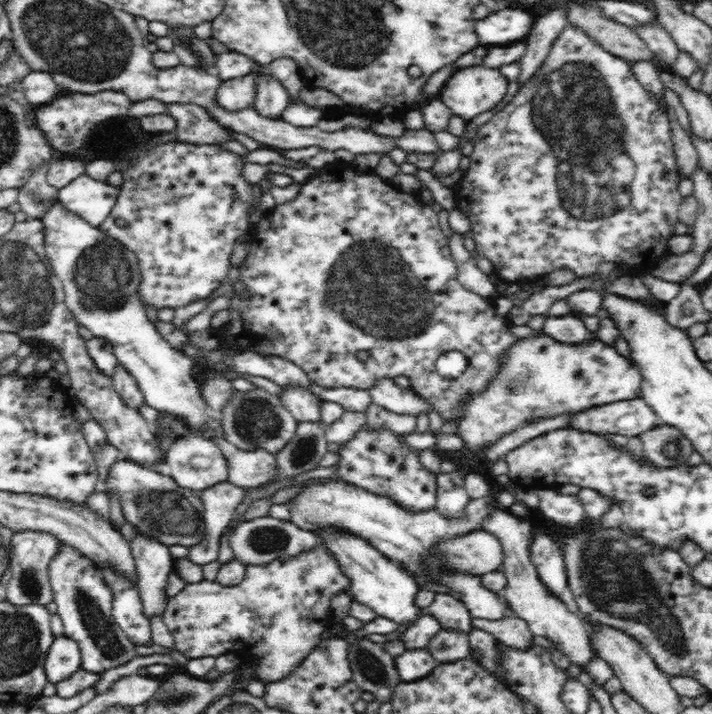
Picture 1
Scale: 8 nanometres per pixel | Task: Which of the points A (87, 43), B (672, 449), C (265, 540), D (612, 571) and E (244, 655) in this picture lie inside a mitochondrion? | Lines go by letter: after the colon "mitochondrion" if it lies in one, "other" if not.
A: mitochondrion
B: mitochondrion
C: mitochondrion
D: mitochondrion
E: other

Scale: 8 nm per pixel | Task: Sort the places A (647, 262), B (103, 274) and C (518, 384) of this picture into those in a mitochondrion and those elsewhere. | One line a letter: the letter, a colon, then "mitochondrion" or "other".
A: other
B: mitochondrion
C: mitochondrion

